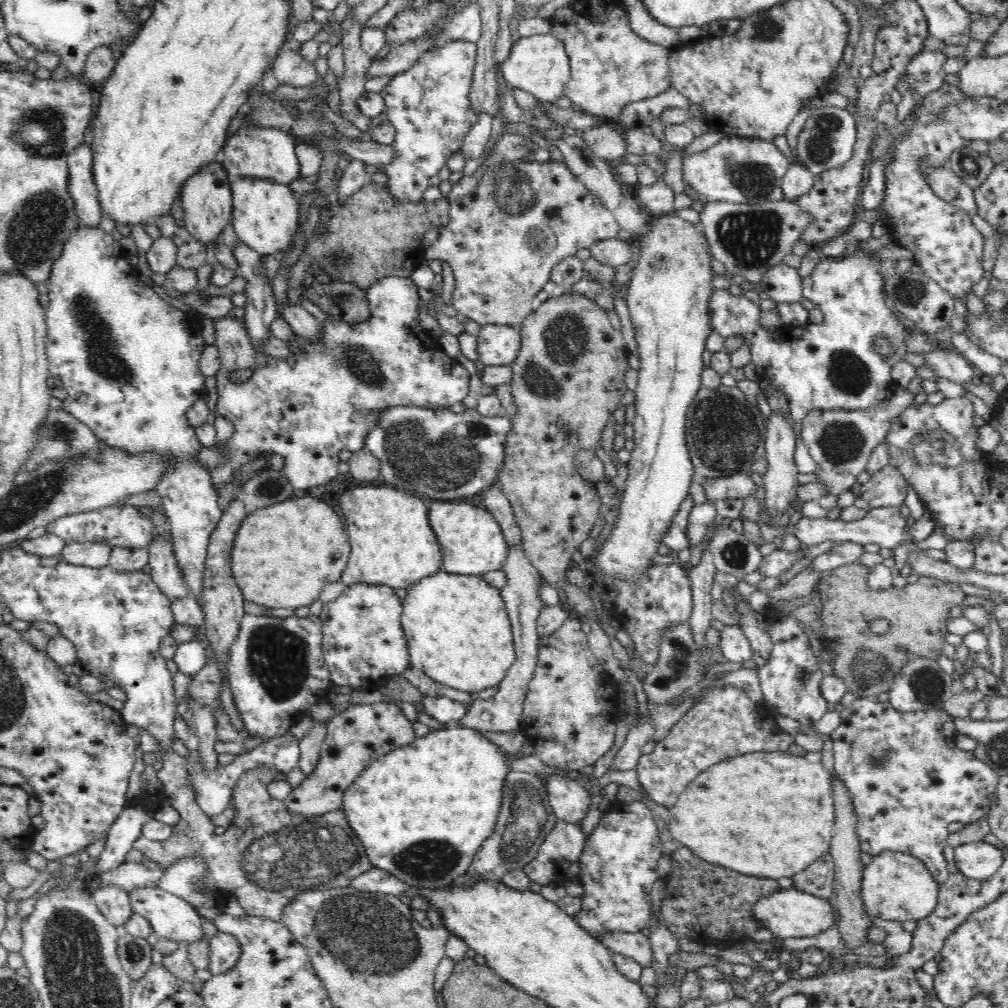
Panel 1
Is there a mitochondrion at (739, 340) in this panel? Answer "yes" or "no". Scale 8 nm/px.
no

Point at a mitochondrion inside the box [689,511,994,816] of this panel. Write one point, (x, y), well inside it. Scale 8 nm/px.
(868, 666)

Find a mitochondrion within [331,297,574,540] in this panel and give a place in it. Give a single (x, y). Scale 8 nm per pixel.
(422, 457)

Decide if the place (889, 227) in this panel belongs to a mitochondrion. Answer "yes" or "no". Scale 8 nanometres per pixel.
no

